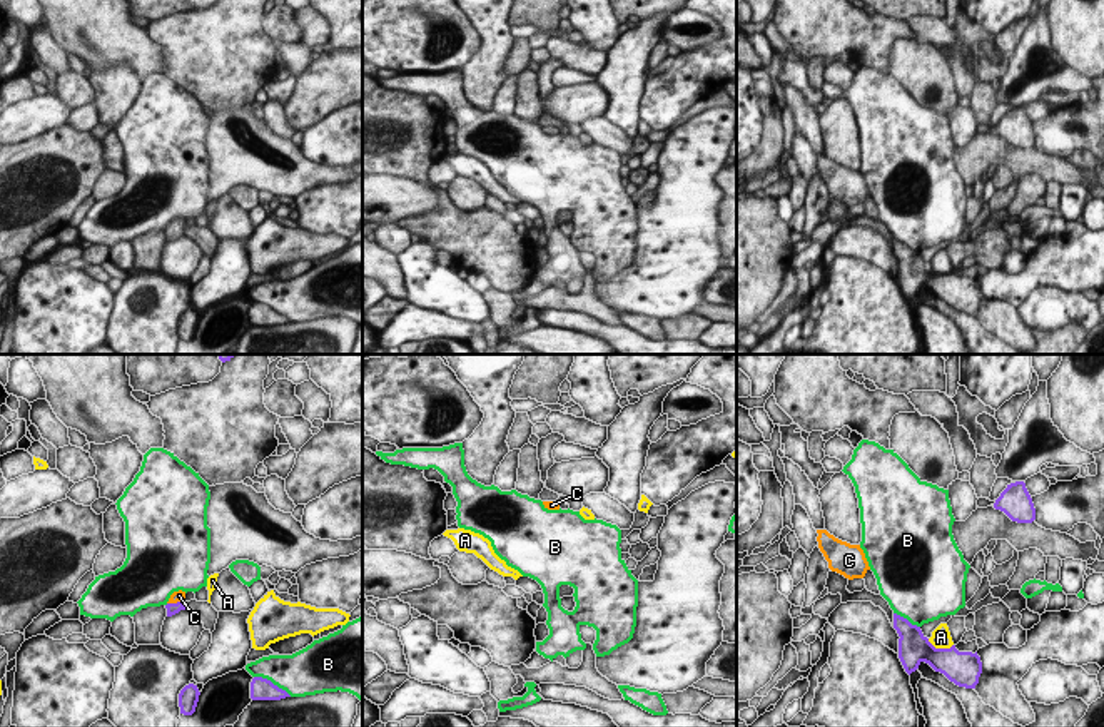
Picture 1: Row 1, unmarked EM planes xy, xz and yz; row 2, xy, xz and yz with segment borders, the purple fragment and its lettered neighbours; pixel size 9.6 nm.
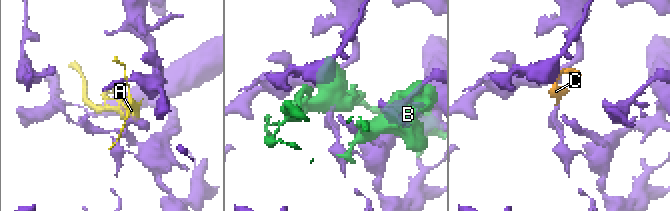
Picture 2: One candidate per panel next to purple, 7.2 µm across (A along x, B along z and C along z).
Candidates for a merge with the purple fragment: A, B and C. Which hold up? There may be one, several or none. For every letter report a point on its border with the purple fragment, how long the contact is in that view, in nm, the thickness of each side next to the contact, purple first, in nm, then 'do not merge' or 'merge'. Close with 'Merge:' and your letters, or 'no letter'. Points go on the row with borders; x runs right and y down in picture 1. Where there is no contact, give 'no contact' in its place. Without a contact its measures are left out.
A: yz (941, 649) | 260 nm | 320/190 nm | do not merge
B: xy (271, 682) | 420 nm | 220/380 nm | do not merge
C: xy (174, 604) | 160 nm | 120/100 nm | merge
Merge: C

